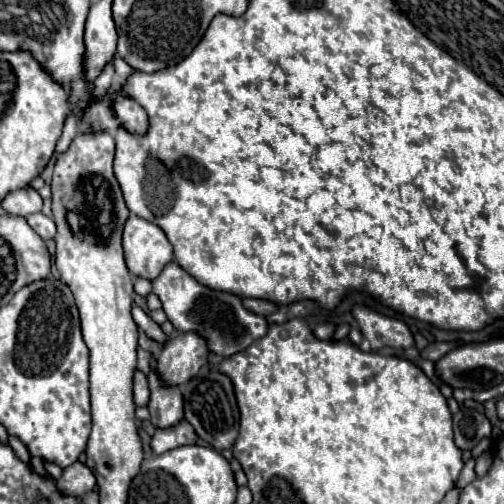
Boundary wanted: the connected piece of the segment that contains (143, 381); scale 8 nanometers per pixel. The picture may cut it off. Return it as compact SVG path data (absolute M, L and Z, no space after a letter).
M135 372L133 378L133 396L135 396L135 404L137 406L147 406L149 402L149 384L147 384L147 376L141 372Z

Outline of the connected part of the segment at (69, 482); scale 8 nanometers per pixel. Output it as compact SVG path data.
M77 462L77 464L65 468L63 476L55 484L57 484L57 490L63 496L79 498L85 492L91 492L95 488L95 476L93 476L93 472L85 464Z

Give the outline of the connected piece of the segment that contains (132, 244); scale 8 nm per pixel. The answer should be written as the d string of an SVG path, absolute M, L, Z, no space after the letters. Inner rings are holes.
M135 214L125 222L123 250L133 276L143 276L147 280L155 280L173 260L173 248L163 230Z

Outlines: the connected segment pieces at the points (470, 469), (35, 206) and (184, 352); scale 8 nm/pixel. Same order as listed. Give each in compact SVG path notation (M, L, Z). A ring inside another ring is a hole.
M469 459L465 463L459 475L459 478L456 482L455 485L456 488L464 488L465 486L467 486L467 484L470 484L471 482L473 482L473 480L475 480L475 478L477 478L474 467L475 467L474 459Z
M31 186L19 188L1 200L1 208L13 216L29 216L33 212L41 212L41 206L43 200Z
M183 332L169 340L163 352L157 356L157 370L165 384L181 384L191 380L199 368L207 362L209 348L205 338L195 332Z

